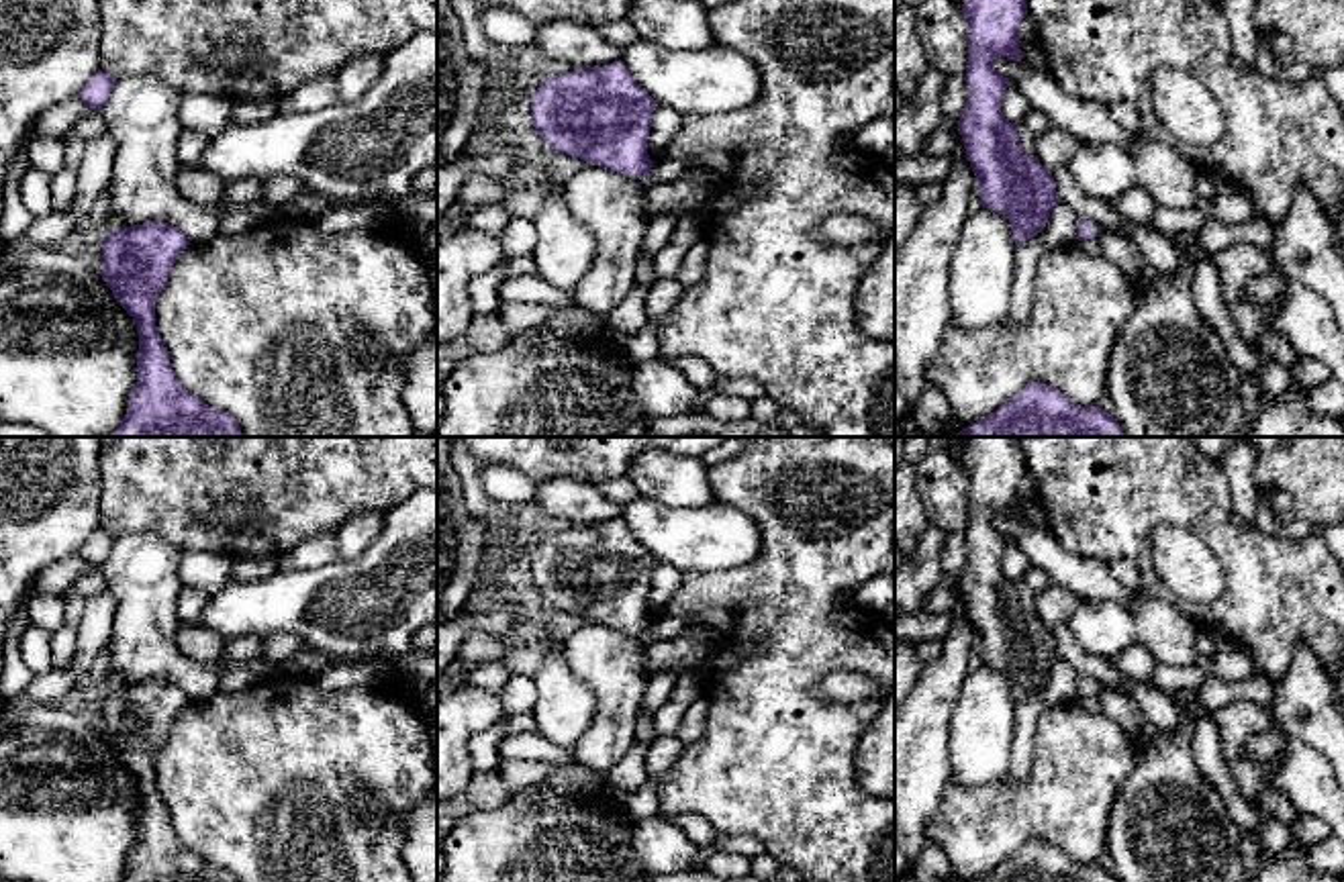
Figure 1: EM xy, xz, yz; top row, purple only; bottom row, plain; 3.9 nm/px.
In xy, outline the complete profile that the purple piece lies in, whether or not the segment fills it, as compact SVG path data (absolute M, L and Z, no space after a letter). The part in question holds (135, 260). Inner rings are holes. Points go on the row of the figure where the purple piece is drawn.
M161 220L135 227L123 225L116 233L100 239L100 276L112 290L116 302L133 316L139 335L137 386L129 396L129 408L123 423L104 437L243 437L235 416L208 406L178 382L155 327L155 298L163 290L178 255L188 245L188 237L178 227Z

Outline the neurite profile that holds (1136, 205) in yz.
M1136 184L1121 198L1111 202L1111 208L1125 220L1132 220L1142 227L1150 227L1156 204L1152 196L1142 186Z

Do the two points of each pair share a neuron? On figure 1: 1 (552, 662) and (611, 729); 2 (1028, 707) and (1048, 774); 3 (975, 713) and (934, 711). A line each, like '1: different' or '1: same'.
1: different
2: different
3: different

